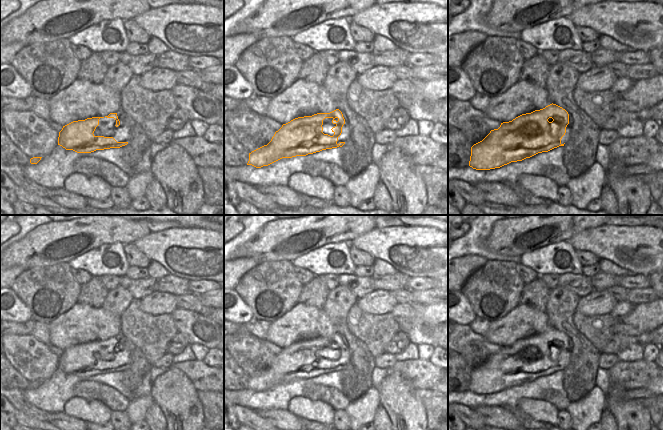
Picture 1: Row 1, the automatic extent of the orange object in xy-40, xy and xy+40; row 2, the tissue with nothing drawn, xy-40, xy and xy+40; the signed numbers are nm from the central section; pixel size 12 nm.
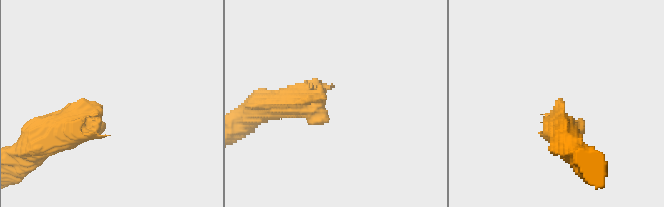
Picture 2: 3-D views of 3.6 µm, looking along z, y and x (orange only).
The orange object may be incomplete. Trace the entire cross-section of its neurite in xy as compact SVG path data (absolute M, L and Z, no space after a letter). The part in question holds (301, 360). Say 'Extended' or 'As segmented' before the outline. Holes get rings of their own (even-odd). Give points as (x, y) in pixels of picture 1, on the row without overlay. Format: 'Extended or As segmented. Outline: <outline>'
Extended. Outline: M339 333L298 341L283 348L267 369L249 377L247 389L261 392L282 382L342 371L349 362L349 348Z

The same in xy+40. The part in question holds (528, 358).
Extended. Outline: M552 327L543 333L503 346L498 353L491 354L482 365L471 371L469 390L476 394L490 394L511 386L522 385L538 377L564 370L570 362L570 356L568 336Z

